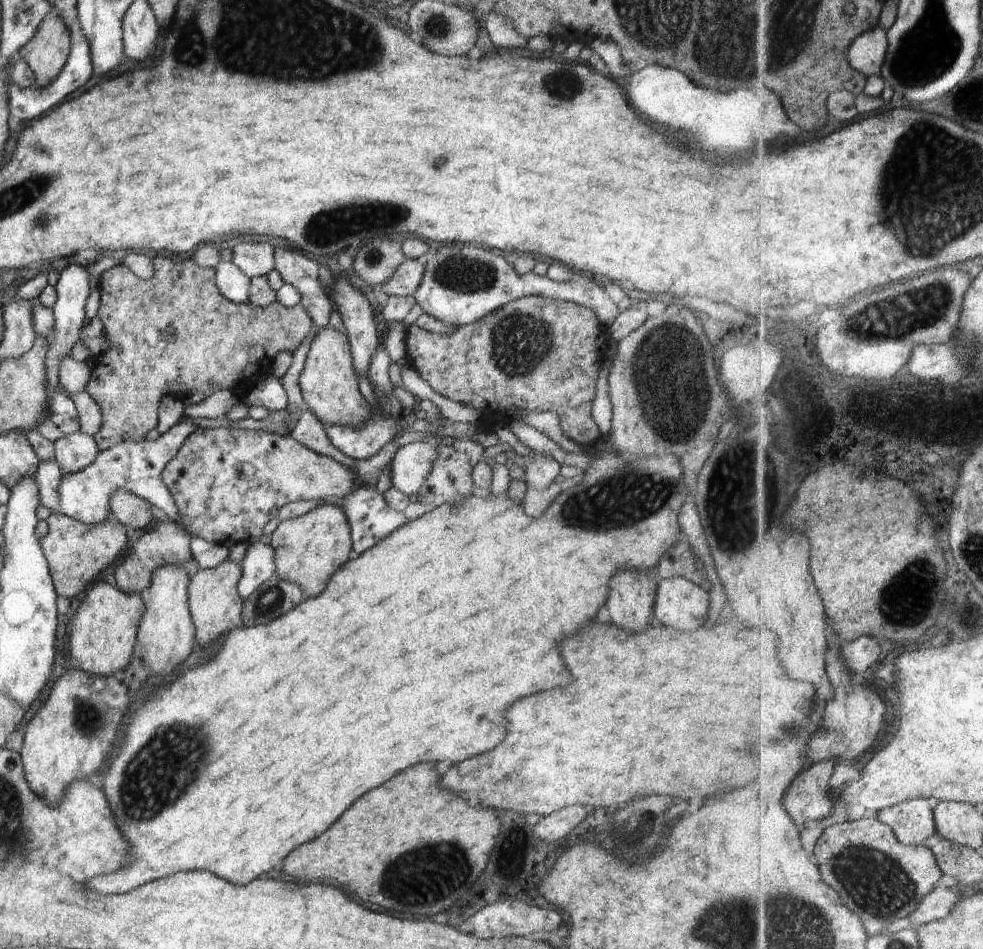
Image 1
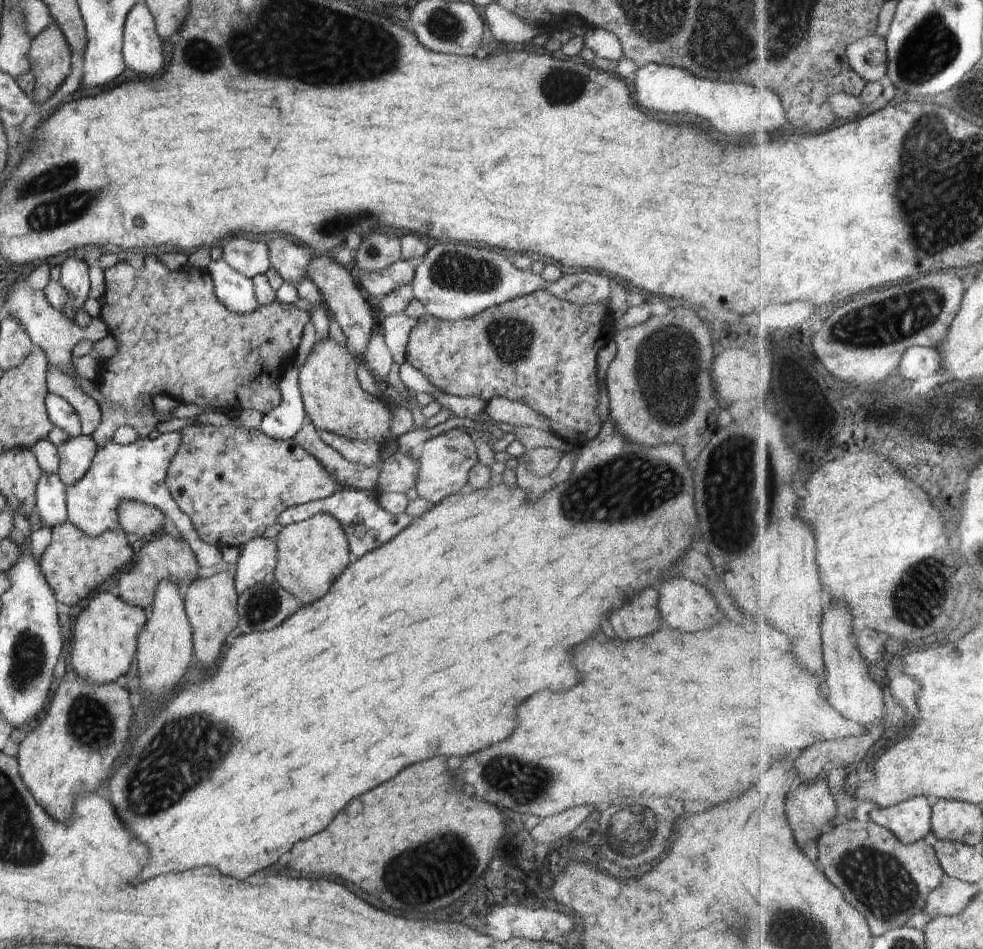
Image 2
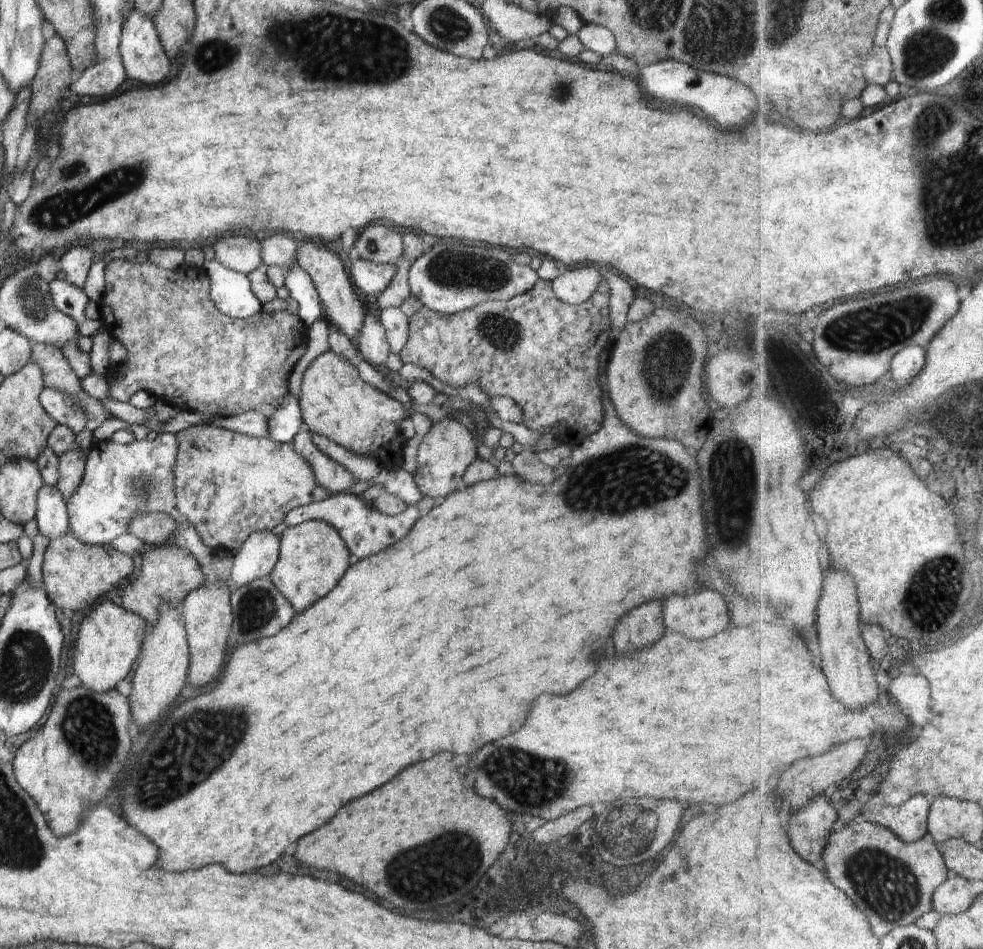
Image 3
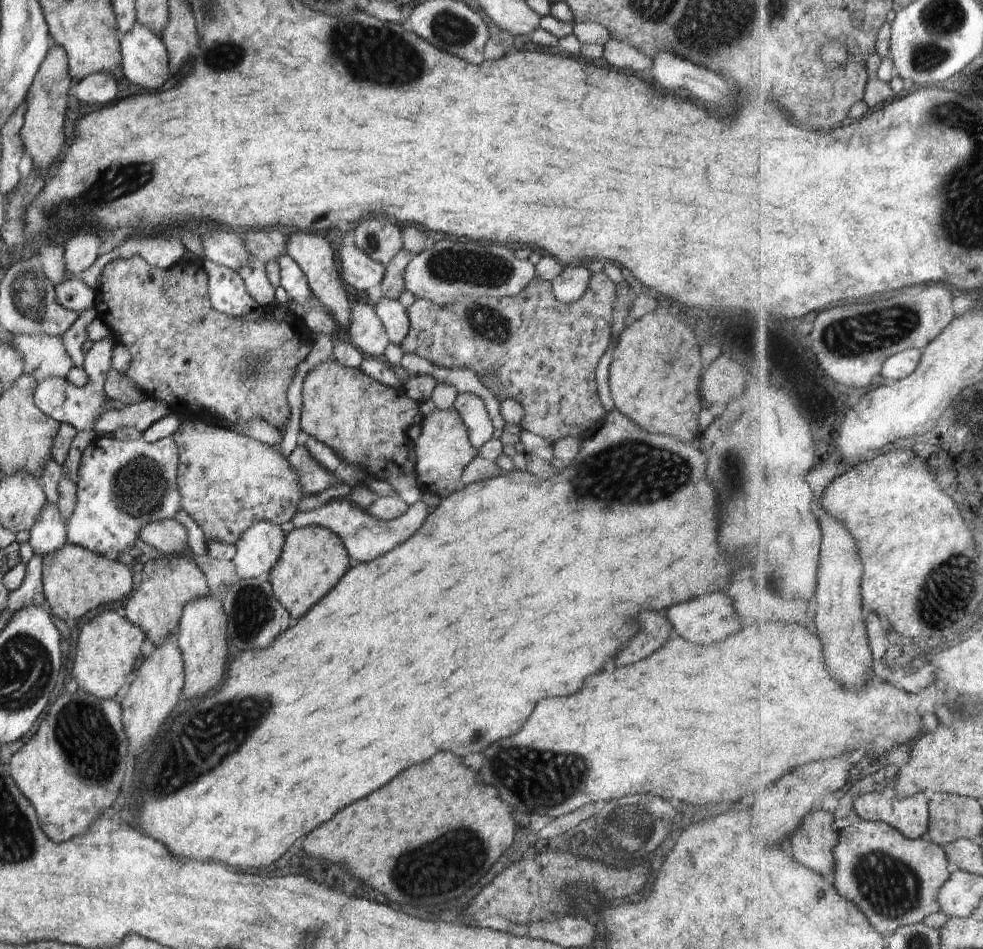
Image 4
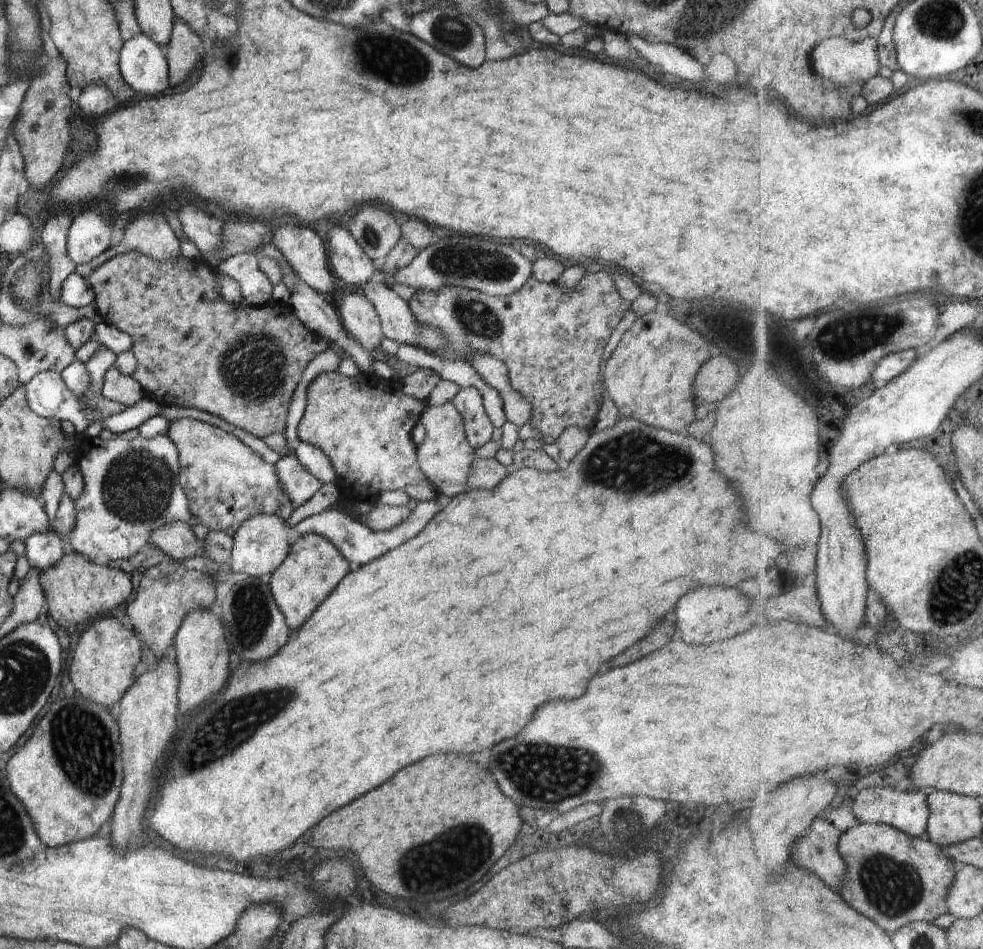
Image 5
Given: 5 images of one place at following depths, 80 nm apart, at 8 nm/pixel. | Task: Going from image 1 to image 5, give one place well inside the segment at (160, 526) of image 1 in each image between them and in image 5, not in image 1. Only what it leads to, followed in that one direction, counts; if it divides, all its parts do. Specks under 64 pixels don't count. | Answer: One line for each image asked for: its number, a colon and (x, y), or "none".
2: (164, 558)
3: (168, 574)
4: (167, 584)
5: (168, 592)

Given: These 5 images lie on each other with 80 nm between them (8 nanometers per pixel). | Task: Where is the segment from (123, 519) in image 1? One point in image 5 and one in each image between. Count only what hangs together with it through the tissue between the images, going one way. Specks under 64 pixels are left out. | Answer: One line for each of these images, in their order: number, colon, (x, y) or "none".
2: (142, 519)
3: (159, 529)
4: (169, 536)
5: (178, 540)

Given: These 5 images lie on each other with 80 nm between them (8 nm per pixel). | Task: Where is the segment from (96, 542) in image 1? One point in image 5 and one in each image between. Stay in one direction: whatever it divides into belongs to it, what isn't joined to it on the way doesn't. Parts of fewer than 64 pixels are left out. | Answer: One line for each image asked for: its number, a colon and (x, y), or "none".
2: (74, 564)
3: (76, 576)
4: (75, 580)
5: (76, 590)

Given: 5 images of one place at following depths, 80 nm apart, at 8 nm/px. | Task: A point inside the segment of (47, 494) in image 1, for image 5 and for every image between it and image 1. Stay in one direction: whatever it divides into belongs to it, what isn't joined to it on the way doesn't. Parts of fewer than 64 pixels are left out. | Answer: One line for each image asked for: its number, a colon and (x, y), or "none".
2: (50, 491)
3: (52, 519)
4: (49, 534)
5: (43, 550)

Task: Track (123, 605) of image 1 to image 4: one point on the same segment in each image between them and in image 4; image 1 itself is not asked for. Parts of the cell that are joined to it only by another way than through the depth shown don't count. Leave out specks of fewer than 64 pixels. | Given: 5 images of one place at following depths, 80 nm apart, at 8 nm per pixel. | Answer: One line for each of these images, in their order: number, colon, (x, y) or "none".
2: (106, 628)
3: (108, 639)
4: (107, 647)

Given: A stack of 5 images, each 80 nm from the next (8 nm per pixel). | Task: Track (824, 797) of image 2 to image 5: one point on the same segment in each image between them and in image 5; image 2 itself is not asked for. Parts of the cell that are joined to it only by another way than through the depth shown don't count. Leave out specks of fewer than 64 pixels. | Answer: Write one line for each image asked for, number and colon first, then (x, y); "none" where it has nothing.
3: (810, 831)
4: (814, 844)
5: (820, 853)

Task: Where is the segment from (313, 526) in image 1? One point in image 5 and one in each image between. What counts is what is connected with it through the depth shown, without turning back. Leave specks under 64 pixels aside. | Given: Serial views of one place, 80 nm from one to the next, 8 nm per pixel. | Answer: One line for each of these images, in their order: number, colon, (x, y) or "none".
2: (312, 553)
3: (312, 557)
4: (313, 559)
5: (314, 566)

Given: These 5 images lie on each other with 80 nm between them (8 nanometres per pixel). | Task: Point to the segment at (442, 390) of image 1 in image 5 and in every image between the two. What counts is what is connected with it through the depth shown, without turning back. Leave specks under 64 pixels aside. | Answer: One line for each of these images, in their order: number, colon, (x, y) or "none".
2: (545, 350)
3: (533, 349)
4: (531, 348)
5: (551, 341)

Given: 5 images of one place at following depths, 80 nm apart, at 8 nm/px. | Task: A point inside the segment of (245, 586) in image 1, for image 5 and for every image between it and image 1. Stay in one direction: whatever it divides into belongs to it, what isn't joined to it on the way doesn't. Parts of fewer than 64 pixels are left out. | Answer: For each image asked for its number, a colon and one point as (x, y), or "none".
2: (258, 558)
3: (258, 554)
4: (258, 549)
5: (262, 542)

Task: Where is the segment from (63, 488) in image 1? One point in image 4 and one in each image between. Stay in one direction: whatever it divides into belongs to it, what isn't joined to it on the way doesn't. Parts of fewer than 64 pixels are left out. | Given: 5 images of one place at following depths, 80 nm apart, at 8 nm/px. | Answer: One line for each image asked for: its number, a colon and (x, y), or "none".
2: (137, 471)
3: (120, 482)
4: (122, 486)

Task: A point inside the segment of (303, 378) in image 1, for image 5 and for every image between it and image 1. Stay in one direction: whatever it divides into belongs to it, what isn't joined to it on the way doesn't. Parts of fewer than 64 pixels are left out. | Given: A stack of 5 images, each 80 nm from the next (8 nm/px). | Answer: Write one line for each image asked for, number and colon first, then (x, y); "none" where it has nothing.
2: (333, 400)
3: (335, 403)
4: (365, 423)
5: (363, 424)

